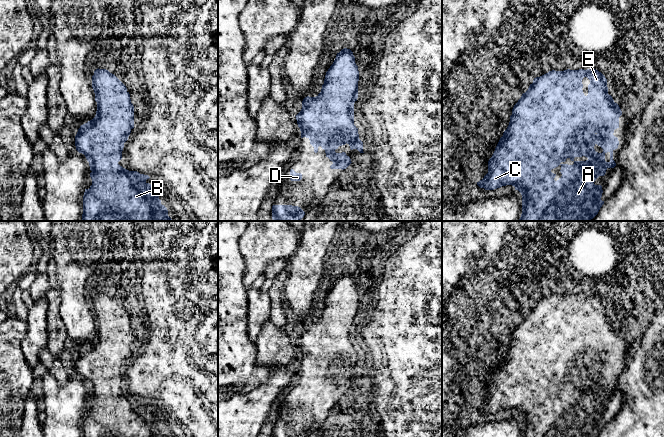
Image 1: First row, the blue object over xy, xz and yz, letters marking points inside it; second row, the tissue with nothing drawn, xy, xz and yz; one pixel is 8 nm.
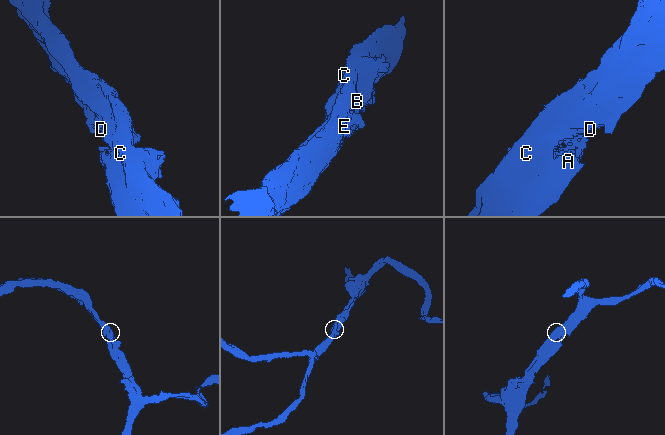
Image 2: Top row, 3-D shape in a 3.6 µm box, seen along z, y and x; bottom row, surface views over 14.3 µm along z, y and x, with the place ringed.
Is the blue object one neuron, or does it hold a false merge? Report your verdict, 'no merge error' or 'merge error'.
no merge error

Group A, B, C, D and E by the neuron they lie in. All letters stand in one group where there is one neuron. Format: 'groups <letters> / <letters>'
groups A B C D E

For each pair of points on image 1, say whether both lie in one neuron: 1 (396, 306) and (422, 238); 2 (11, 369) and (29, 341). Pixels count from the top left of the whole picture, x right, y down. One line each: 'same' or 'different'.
1: same
2: different

